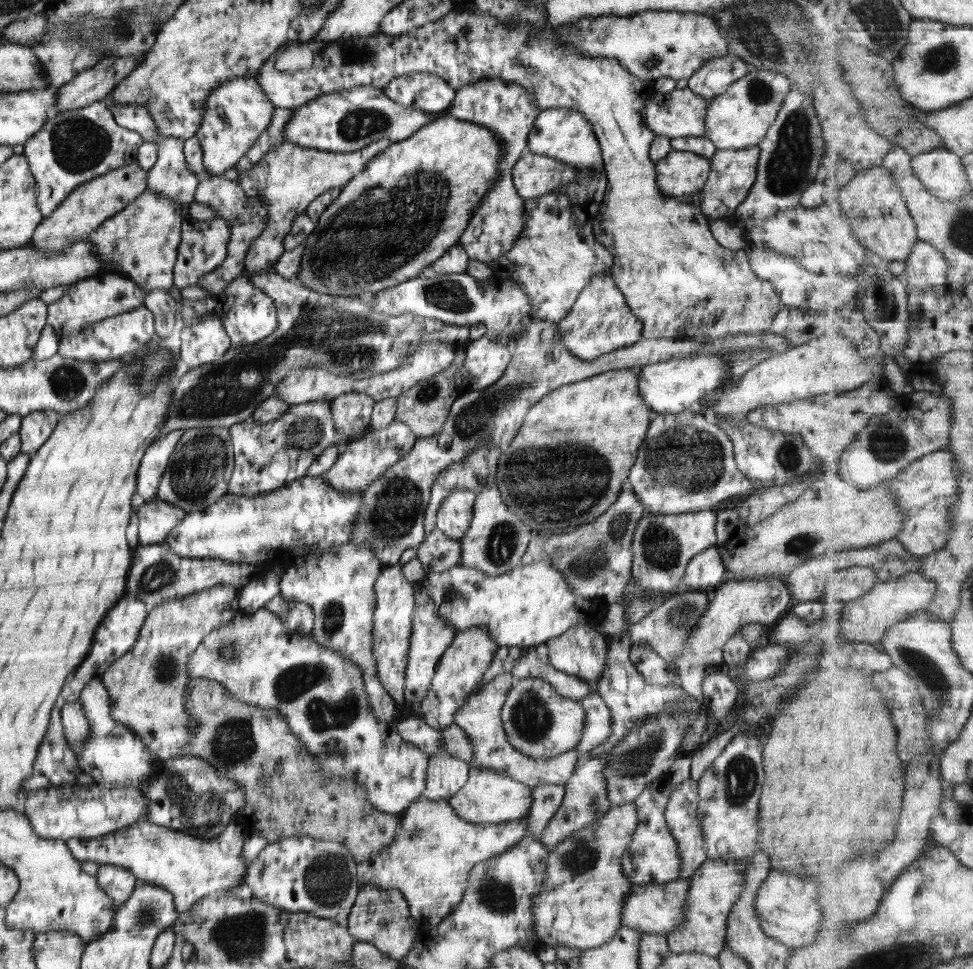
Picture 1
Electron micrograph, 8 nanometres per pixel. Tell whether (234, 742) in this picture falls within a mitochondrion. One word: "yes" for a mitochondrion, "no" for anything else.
yes

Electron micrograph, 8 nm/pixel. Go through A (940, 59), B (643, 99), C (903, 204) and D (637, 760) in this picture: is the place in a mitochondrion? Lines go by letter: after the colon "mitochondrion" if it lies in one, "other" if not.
A: mitochondrion
B: other
C: other
D: mitochondrion

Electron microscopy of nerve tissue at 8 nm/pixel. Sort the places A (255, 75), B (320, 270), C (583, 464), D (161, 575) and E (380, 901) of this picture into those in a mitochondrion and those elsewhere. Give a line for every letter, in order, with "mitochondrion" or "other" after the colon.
A: other
B: mitochondrion
C: mitochondrion
D: mitochondrion
E: mitochondrion

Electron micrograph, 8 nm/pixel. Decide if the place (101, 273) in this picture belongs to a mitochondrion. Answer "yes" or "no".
no

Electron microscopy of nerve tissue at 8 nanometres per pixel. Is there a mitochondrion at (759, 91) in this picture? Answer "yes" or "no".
yes

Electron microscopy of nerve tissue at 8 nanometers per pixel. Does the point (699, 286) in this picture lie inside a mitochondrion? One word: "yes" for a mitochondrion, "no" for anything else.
no

